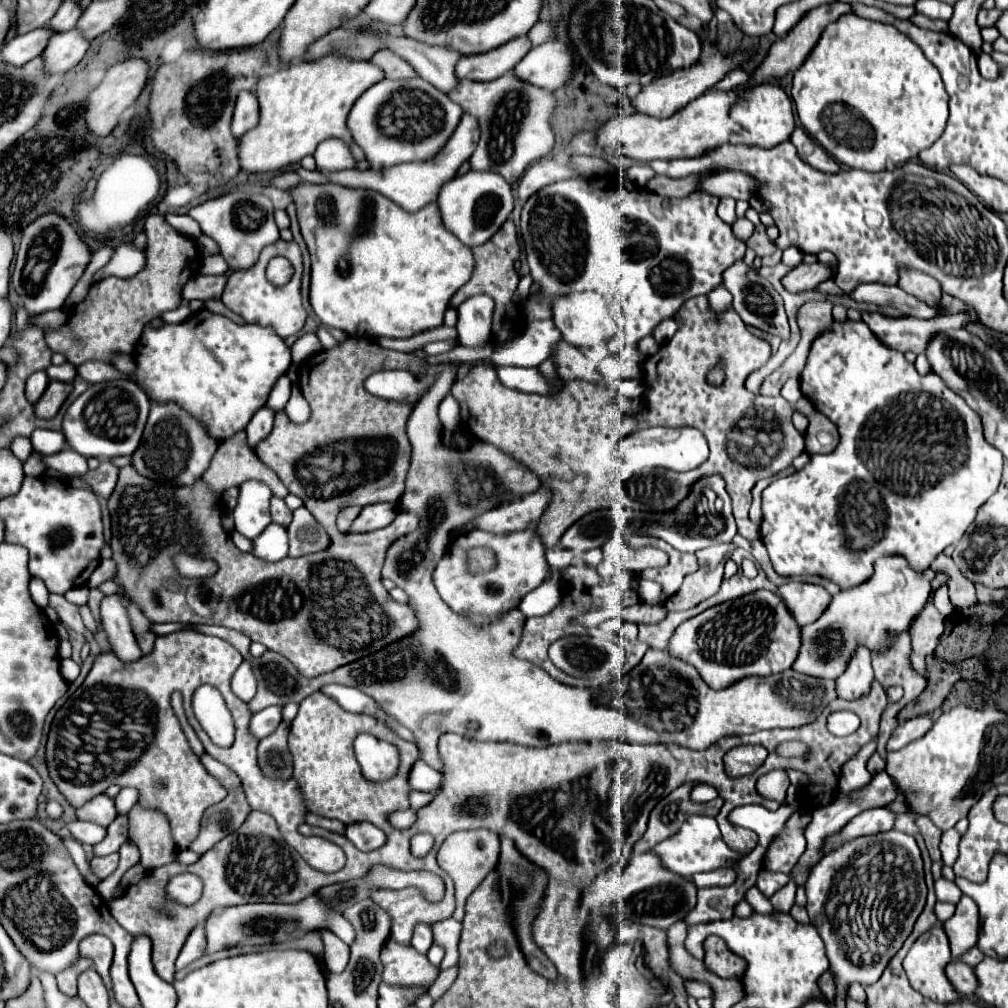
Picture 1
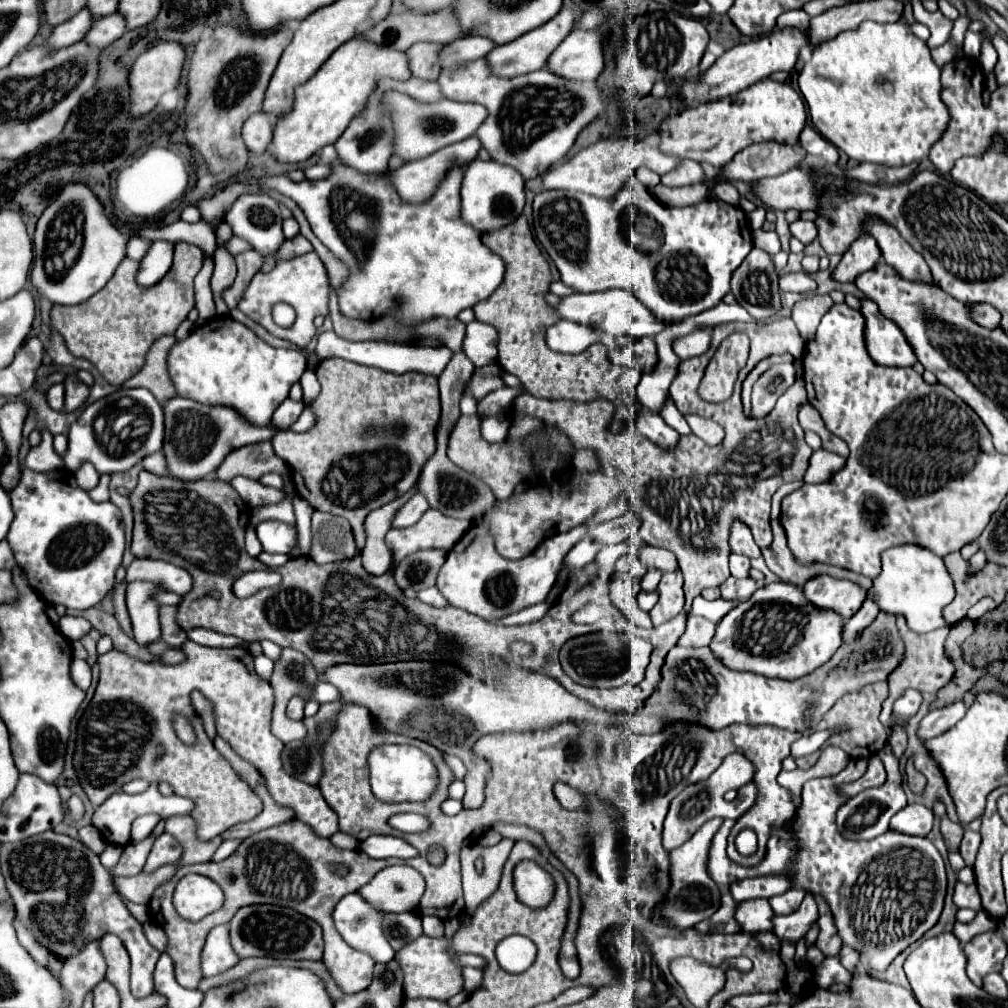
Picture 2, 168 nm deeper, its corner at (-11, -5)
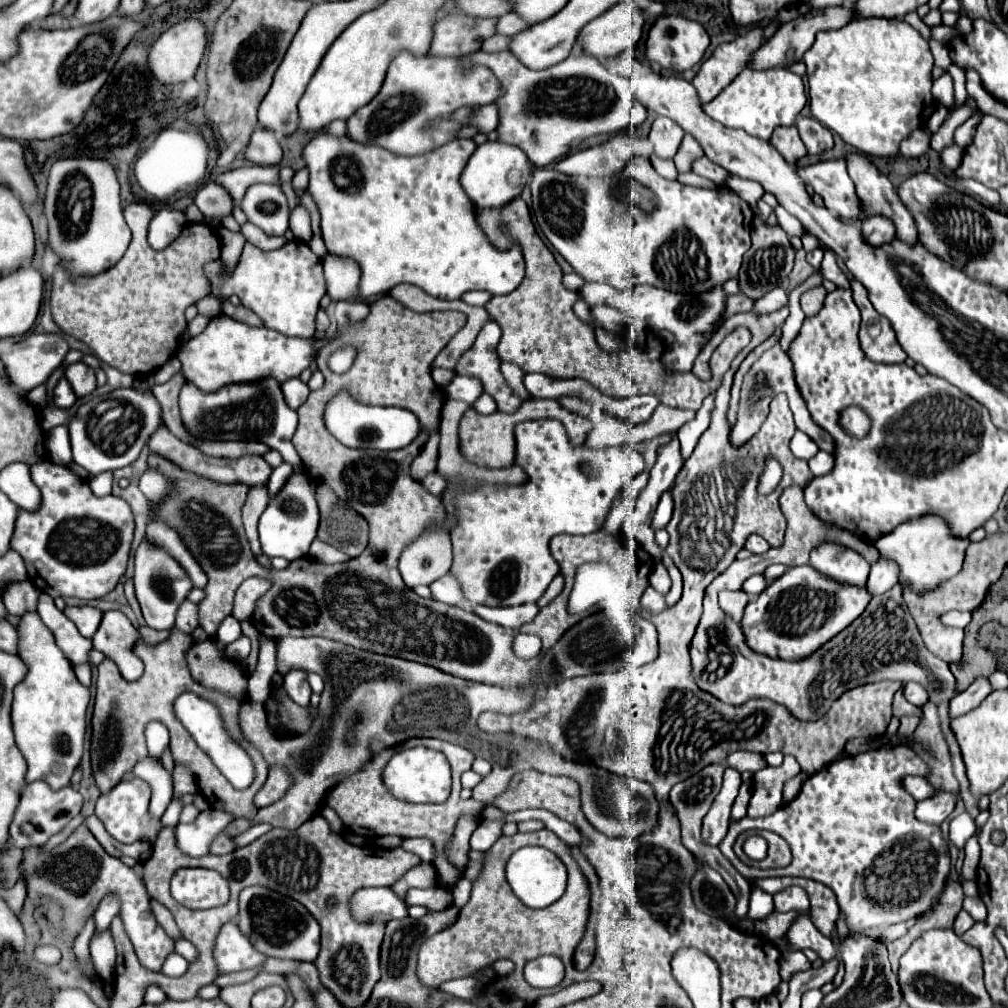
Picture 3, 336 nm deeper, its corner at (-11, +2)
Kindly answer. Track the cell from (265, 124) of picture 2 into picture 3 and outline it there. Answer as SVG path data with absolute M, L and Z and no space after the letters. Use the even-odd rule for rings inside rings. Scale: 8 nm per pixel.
M257 127L251 133L251 141L245 149L245 157L257 165L277 165L281 161L281 147L273 135L273 131L265 127Z

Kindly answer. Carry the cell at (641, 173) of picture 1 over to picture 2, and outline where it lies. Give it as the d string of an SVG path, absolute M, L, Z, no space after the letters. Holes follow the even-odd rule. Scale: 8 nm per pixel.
M679 160L681 166L677 166L677 170L671 170L669 174L661 176L661 184L665 186L687 186L687 184L697 184L697 182L705 182L705 174L701 164L691 162L691 160Z

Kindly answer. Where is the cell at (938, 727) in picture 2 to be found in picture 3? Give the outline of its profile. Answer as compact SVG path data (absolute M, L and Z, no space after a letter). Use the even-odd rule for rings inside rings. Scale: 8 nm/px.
M977 679L973 681L965 691L957 693L951 701L949 701L949 717L959 717L969 713L971 709L975 709L987 695L991 693L989 681L987 679Z

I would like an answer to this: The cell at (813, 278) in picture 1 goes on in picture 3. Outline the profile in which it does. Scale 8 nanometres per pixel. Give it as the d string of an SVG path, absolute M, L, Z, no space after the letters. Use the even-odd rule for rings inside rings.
M869 217L869 219L865 219L861 223L861 231L863 231L865 241L869 245L873 245L873 247L885 245L885 243L895 239L895 227L885 217Z

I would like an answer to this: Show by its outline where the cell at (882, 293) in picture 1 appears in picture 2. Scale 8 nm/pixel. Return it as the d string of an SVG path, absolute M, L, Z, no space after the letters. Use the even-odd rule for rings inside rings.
M971 304L971 310L981 326L985 324L987 328L993 328L993 324L999 324L1001 320L1001 314L991 304Z

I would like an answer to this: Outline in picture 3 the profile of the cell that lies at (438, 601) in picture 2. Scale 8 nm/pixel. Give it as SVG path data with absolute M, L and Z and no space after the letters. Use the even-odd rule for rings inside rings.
M445 575L437 581L433 581L429 585L431 589L431 595L433 599L441 601L441 603L451 603L451 605L457 605L463 601L463 595L461 595L461 589L457 587L457 581L451 577L451 575Z

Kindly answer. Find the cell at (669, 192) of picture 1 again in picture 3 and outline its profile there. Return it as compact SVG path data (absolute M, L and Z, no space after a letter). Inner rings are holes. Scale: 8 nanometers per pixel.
M777 127L769 139L769 143L773 143L773 147L783 155L783 159L789 165L795 165L801 157L807 155L805 145L801 143L797 129L795 127Z

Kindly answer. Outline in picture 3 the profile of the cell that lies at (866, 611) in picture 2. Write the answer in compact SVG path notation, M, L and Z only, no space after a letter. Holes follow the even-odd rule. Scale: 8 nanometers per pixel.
M879 559L875 565L871 565L869 581L867 581L867 591L871 597L877 597L891 589L897 583L897 565L889 563L885 559Z

